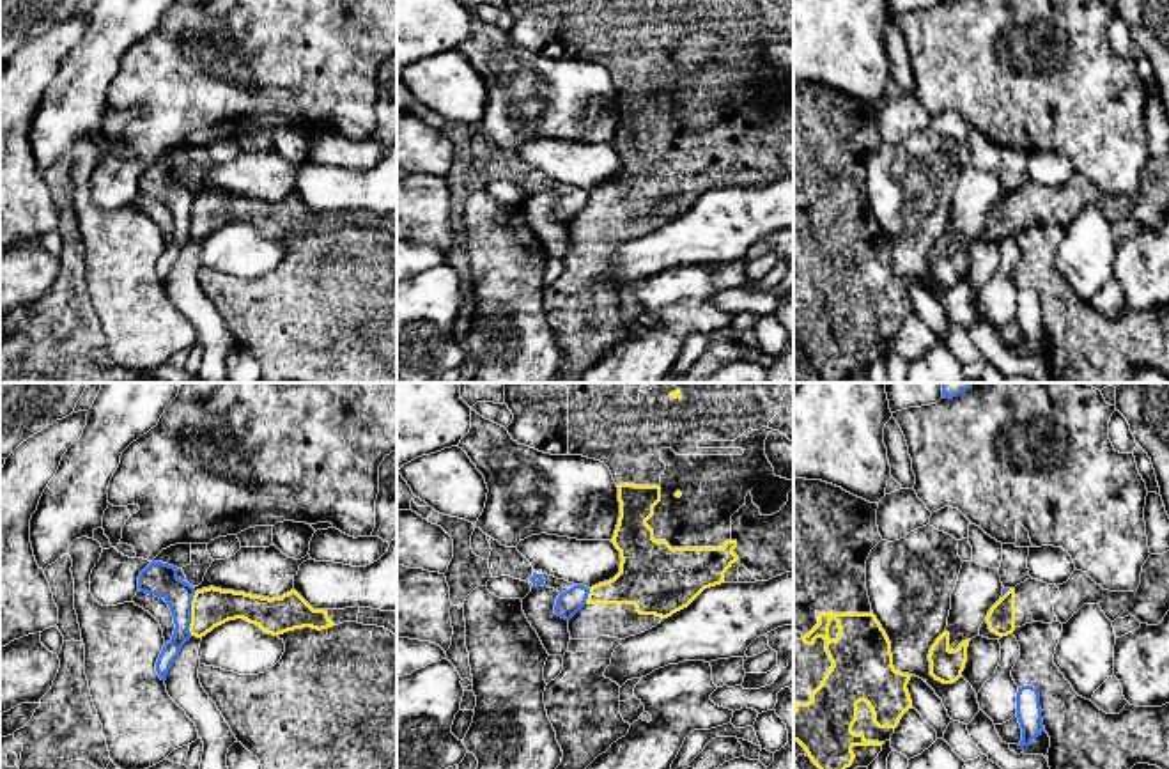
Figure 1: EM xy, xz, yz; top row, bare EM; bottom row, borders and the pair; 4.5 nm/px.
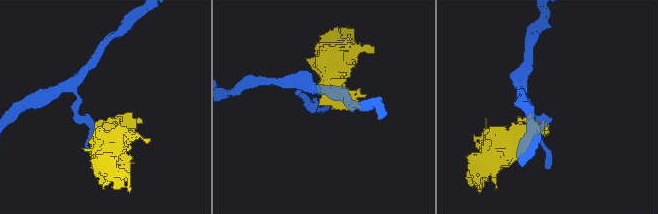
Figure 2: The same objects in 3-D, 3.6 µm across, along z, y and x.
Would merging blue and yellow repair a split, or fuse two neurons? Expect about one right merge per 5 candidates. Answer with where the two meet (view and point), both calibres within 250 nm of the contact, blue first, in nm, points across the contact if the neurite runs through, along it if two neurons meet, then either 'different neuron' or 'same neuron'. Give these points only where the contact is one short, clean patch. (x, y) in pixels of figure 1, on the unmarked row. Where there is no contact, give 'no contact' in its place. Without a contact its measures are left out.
xy (190, 217) | 150/180 nm | along xy (195, 195), (190, 238) | different neuron

